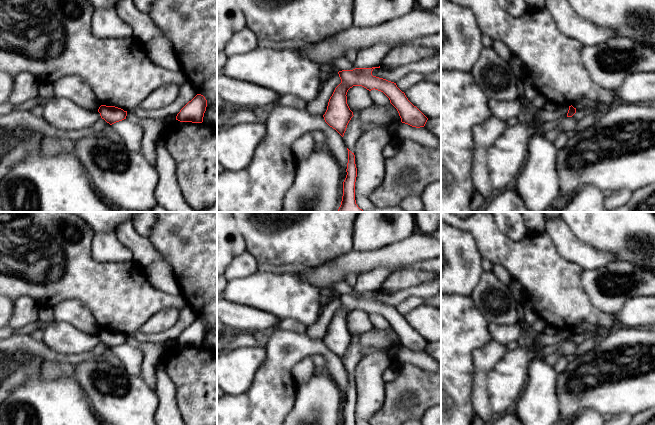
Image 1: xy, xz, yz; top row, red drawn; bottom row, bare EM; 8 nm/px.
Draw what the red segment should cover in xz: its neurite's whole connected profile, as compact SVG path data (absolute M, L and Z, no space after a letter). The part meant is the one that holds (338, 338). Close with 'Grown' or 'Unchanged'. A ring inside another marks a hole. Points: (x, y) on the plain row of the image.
M380 290L379 291L372 291L372 292L355 292L353 294L342 294L342 295L338 296L339 301L341 303L341 307L335 312L332 320L329 323L327 334L326 334L325 338L323 339L325 346L330 351L335 353L343 361L349 345L354 340L353 336L350 334L350 332L349 332L349 330L347 328L347 320L346 320L347 316L353 310L362 310L362 311L366 312L369 315L375 313L375 314L383 316L389 322L390 327L397 333L402 347L408 348L408 349L410 349L412 351L416 351L416 352L424 351L426 346L427 346L427 344L428 344L428 342L416 330L414 330L408 324L408 322L406 321L405 317L402 316L397 311L396 307L388 305L388 304L383 303L383 302L379 302L379 301L373 300L372 299L372 295L375 292L380 292Z. Unchanged

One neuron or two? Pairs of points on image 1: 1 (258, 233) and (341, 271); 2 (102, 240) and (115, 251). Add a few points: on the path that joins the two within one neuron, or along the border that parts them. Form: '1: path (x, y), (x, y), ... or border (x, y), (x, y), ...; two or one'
1: border (324, 262), (314, 267); two
2: path (105, 243), (112, 250); one

